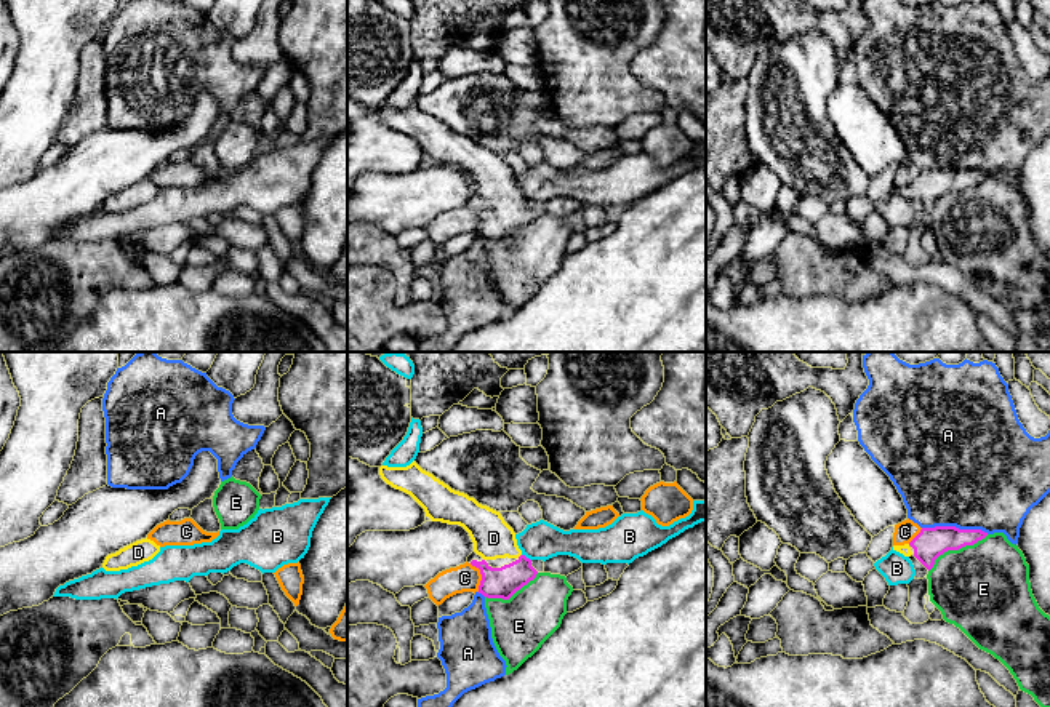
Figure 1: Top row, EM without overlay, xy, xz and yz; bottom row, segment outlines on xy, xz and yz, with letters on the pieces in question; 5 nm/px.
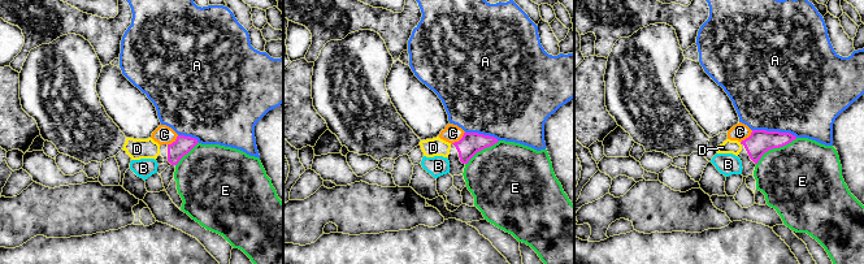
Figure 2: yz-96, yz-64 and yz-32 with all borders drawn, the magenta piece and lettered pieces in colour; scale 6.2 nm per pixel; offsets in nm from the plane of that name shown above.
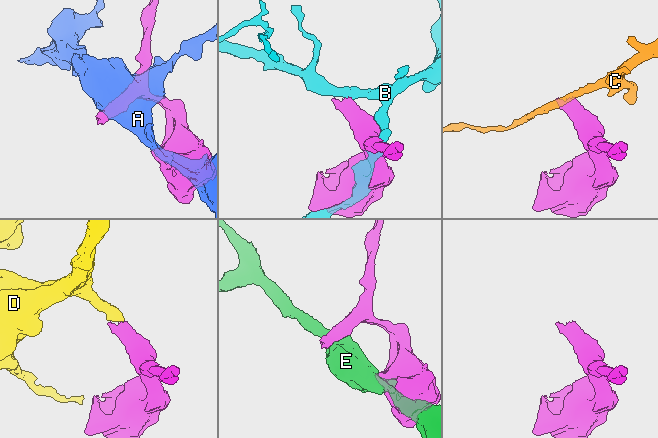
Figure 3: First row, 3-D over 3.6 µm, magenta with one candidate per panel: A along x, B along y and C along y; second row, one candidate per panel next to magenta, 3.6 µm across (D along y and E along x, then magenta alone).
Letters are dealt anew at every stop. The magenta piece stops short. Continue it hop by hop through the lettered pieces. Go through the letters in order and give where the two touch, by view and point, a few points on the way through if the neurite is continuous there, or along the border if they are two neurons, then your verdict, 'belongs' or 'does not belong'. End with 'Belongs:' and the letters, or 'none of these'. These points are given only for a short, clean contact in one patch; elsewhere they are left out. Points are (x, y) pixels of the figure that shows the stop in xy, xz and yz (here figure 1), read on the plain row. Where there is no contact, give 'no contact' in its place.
A: meets magenta in yz at (954, 168); does not belong
B: meets magenta in xz at (525, 199); does not belong
C: meets magenta in xz at (482, 218); border along xz (469, 205), (479, 211), (479, 232); does not belong
D: no contact; belongs
E: meets magenta in yz at (956, 191); does not belong
Belongs: D

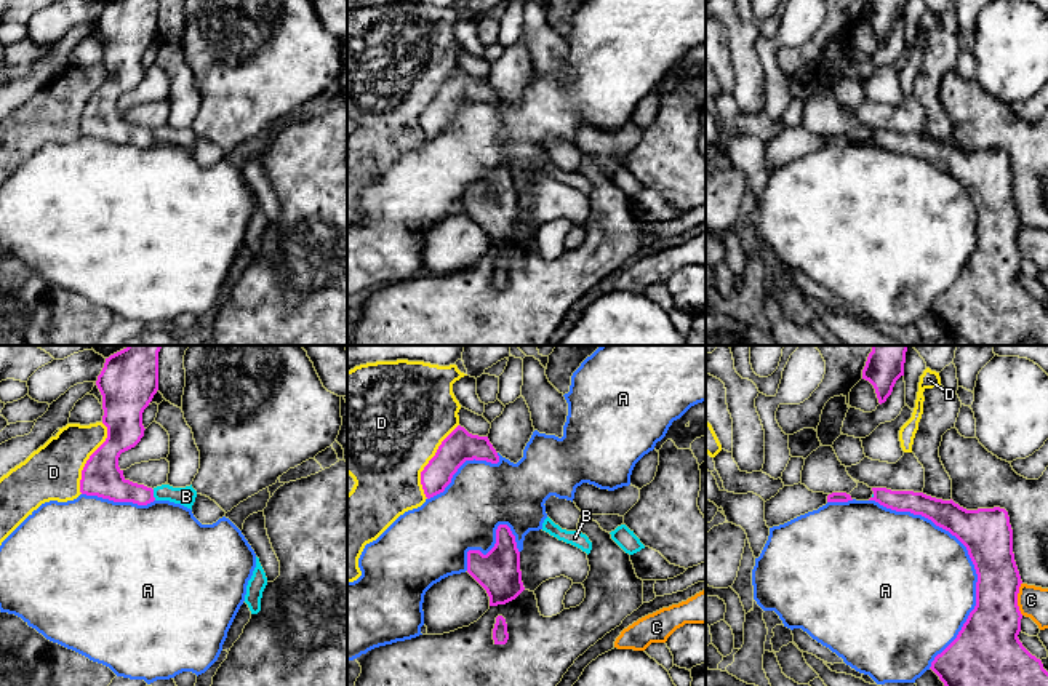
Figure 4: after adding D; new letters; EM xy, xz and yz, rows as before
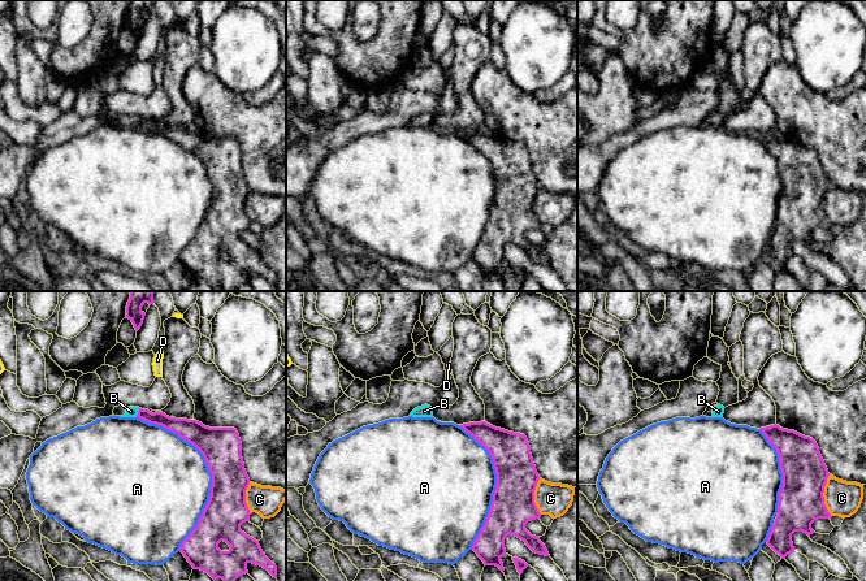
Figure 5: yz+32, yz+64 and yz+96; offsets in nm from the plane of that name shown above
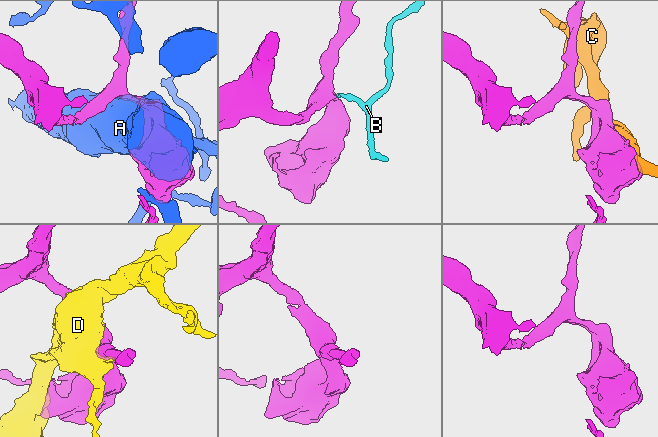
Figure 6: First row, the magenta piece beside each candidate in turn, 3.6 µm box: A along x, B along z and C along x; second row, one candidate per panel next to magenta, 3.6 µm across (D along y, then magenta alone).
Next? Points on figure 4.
A: meets magenta in yz at (972, 202); does not belong
B: meets magenta in xy at (152, 136); border along xy (152, 131), (156, 141); does not belong
C: meets magenta in yz at (1016, 240); does not belong
D: meets magenta in xz at (429, 103); does not belong
Belongs: none of these

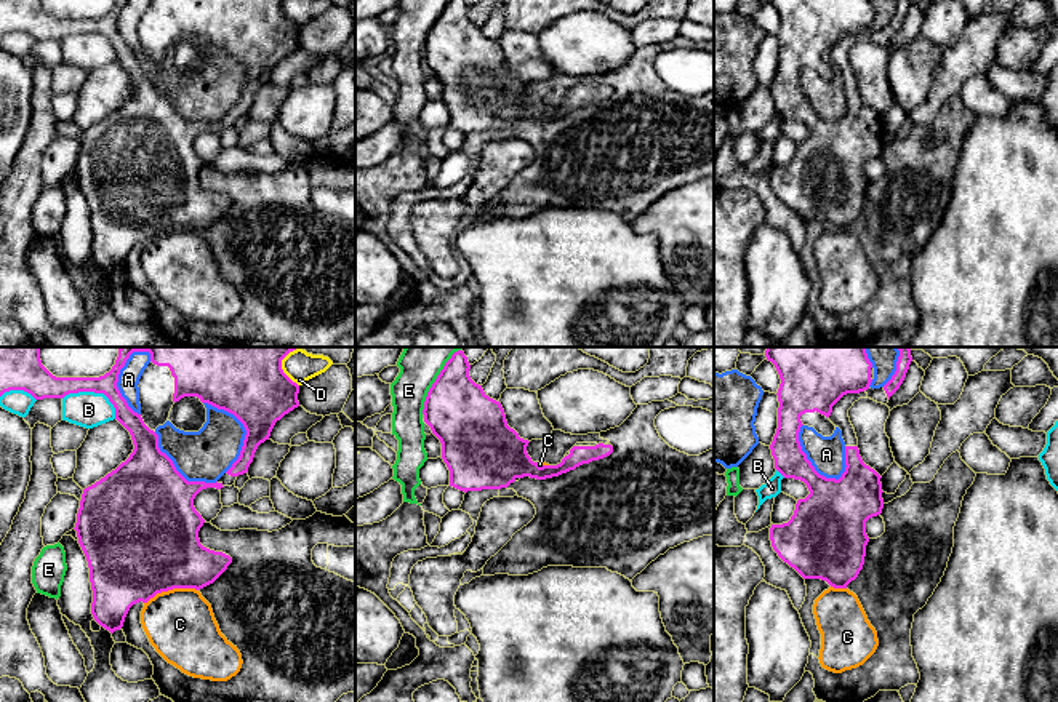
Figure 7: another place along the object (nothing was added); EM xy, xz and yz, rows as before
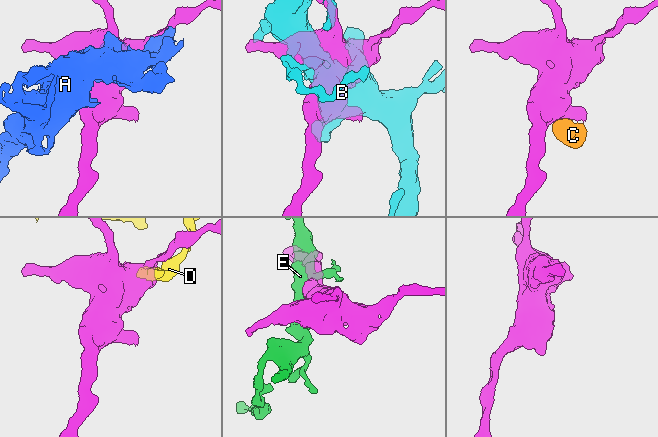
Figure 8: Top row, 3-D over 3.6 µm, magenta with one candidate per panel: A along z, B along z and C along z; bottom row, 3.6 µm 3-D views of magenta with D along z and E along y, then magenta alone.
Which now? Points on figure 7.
A: meets magenta in yz at (805, 99); does not belong
B: meets magenta in xy at (95, 34); does not belong
C: meets magenta in xy at (170, 231); belongs
D: meets magenta in xy at (284, 15); border along xy (282, 0), (282, 11), (298, 27); does not belong
E: meets magenta in xz at (432, 27); does not belong
Belongs: C

